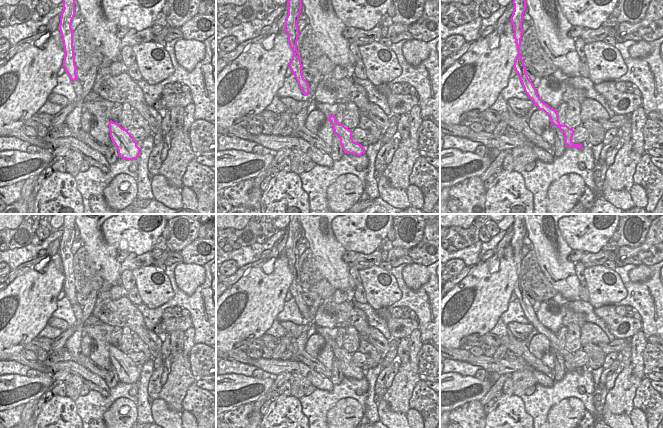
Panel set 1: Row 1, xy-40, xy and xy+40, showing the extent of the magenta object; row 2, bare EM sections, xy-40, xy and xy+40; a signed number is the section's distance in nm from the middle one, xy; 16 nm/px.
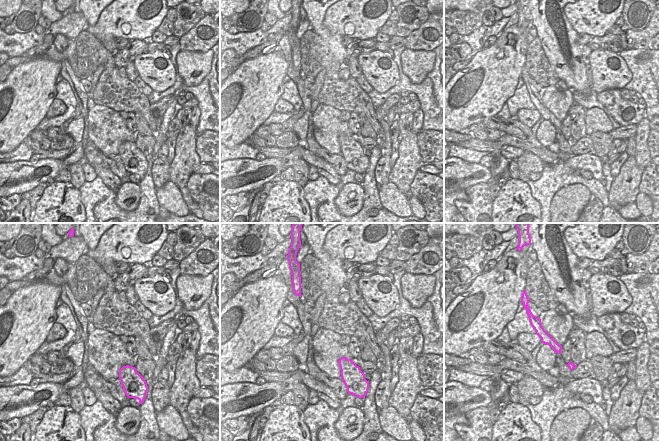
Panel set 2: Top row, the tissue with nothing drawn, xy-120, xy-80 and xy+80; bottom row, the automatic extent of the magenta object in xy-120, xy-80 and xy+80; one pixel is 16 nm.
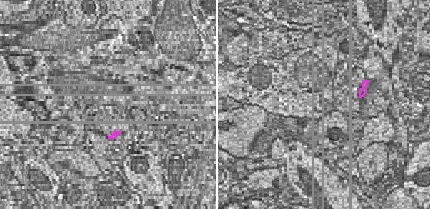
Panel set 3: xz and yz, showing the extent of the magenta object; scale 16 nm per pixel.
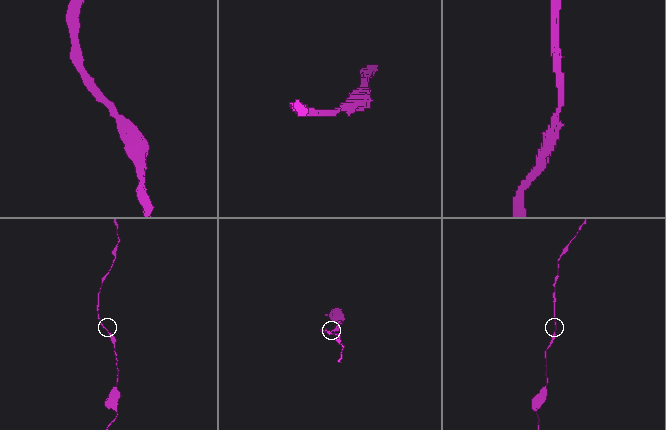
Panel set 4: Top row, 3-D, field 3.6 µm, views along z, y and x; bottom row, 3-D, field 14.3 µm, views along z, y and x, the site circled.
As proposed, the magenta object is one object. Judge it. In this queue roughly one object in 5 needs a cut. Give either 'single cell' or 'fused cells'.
single cell

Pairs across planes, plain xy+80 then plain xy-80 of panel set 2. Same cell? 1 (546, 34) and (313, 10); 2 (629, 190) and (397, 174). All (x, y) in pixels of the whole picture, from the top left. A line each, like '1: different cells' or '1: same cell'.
1: same cell
2: same cell

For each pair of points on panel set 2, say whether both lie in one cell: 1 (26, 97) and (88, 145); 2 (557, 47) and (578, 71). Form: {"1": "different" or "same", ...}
{"1": "different", "2": "same"}

